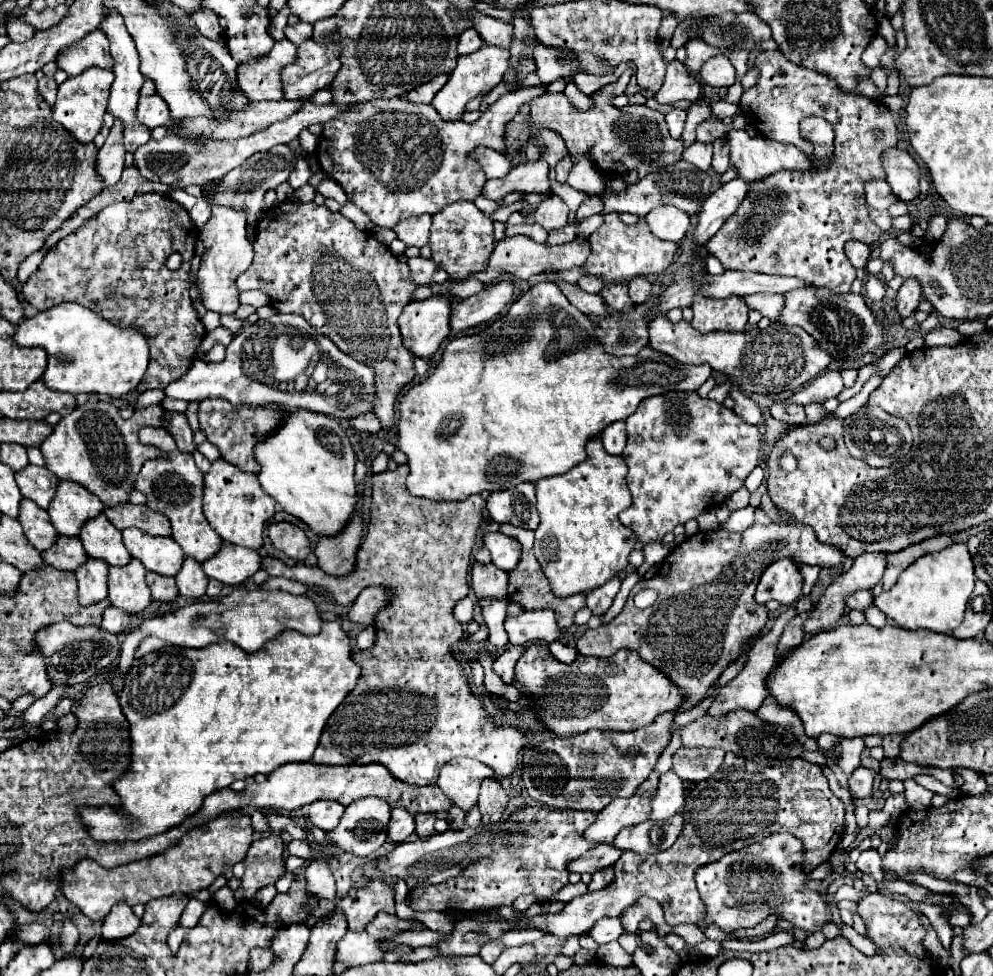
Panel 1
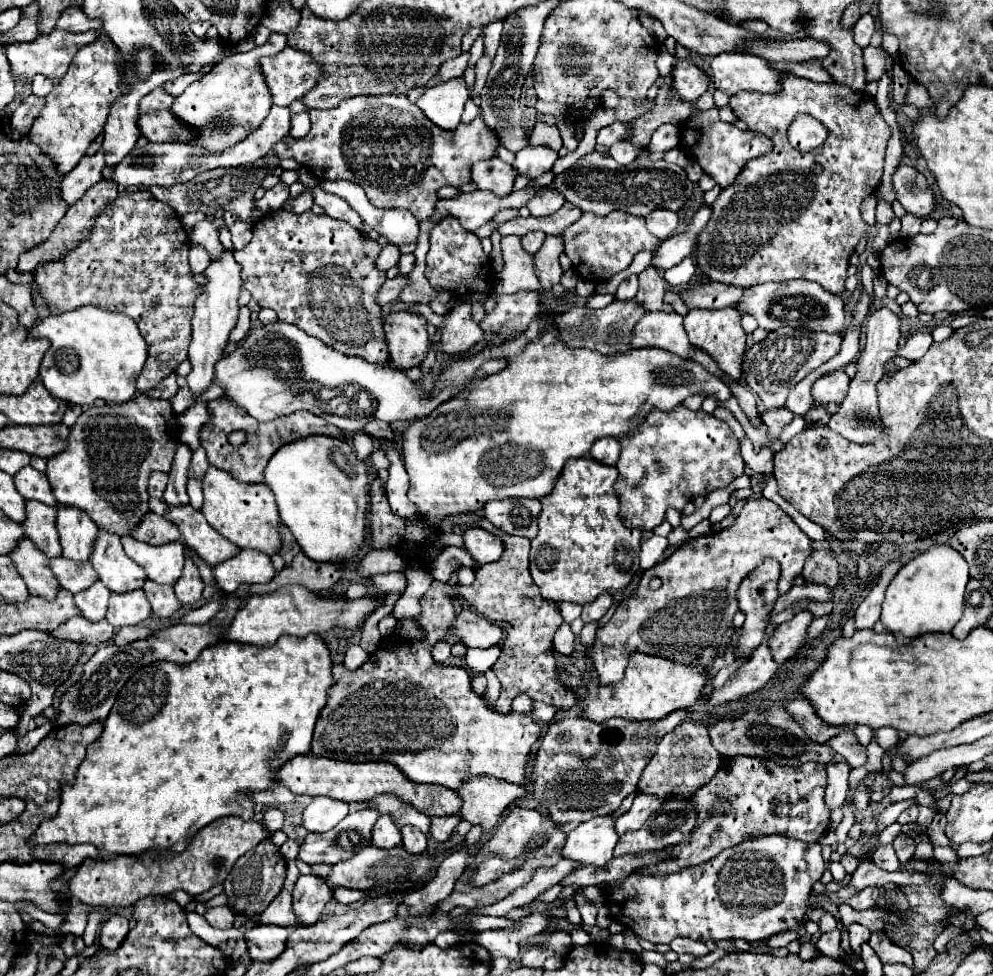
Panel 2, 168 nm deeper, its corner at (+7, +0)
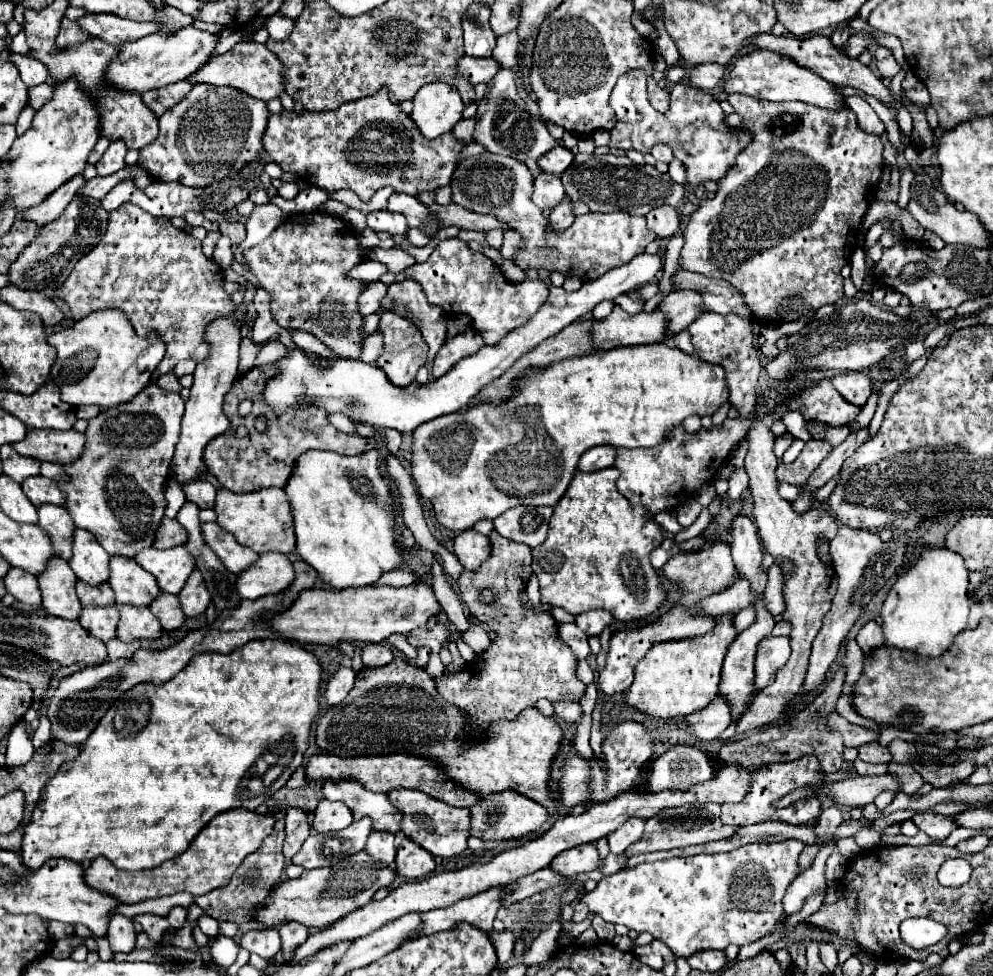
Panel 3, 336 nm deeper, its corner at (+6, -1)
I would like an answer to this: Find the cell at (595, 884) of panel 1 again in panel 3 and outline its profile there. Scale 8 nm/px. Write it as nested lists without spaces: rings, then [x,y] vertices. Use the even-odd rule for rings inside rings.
[[[599,917],[593,919],[593,929],[597,931],[601,941],[613,941],[613,937],[615,937],[615,925],[607,923],[607,921],[599,919]]]

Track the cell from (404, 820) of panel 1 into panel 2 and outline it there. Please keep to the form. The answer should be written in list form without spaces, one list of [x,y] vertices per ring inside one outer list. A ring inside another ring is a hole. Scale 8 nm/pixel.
[[[380,816],[372,828],[372,846],[388,850],[388,848],[398,846],[400,840],[402,840],[402,836],[400,836],[400,830],[396,828],[396,824],[392,824],[392,820],[388,820],[388,816]]]

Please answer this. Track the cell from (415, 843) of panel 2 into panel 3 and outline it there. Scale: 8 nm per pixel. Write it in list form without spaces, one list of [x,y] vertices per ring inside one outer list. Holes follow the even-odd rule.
[[[403,837],[399,841],[395,865],[397,865],[397,873],[403,877],[409,877],[409,879],[425,877],[437,867],[433,855],[425,853],[425,849],[421,849],[419,845],[413,845],[409,841],[409,837]]]

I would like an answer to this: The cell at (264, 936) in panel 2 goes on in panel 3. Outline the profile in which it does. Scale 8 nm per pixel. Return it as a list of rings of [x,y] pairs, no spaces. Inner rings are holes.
[[[261,929],[261,931],[247,931],[241,937],[241,947],[249,953],[257,953],[263,959],[273,959],[281,951],[281,937],[277,929]]]

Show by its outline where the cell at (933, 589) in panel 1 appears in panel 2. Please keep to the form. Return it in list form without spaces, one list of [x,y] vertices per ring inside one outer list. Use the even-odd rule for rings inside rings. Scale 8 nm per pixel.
[[[948,544],[930,546],[924,554],[918,554],[898,570],[898,574],[886,588],[880,620],[902,646],[908,646],[912,640],[924,634],[952,632],[952,628],[964,614],[968,580],[968,562],[960,556],[960,552],[956,552]]]

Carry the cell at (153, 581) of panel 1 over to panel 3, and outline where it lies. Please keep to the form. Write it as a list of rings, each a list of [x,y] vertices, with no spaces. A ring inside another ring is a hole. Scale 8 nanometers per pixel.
[[[159,593],[159,597],[155,597],[155,601],[149,605],[153,615],[161,621],[161,627],[171,631],[171,629],[179,629],[185,621],[185,613],[179,605],[177,595],[171,593]]]

